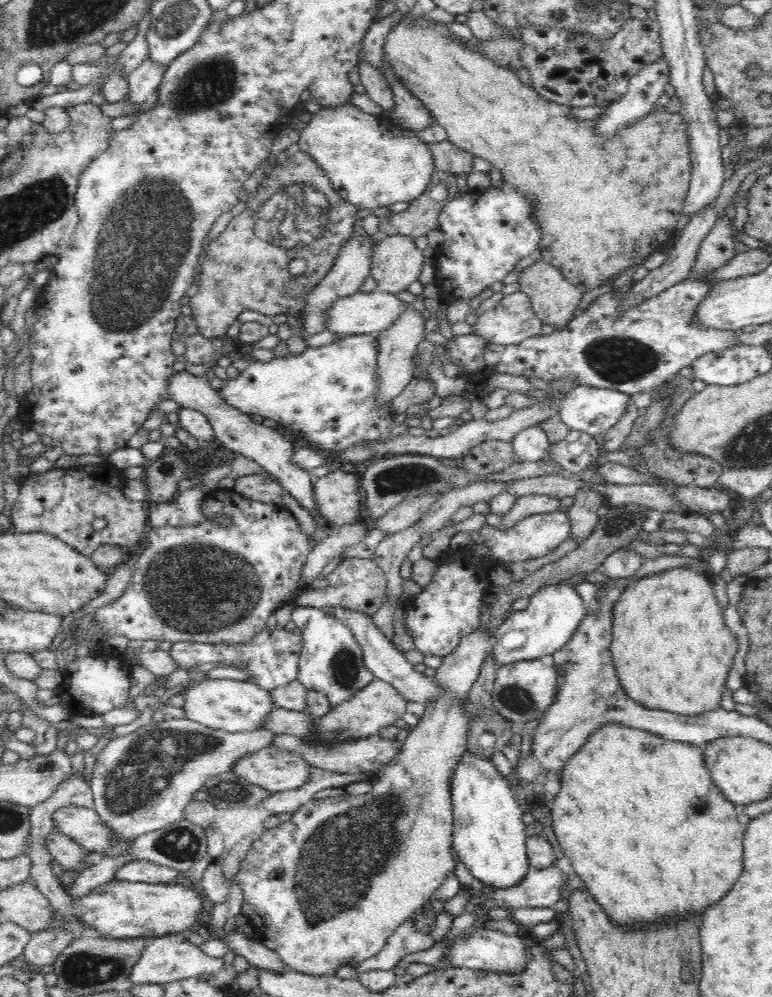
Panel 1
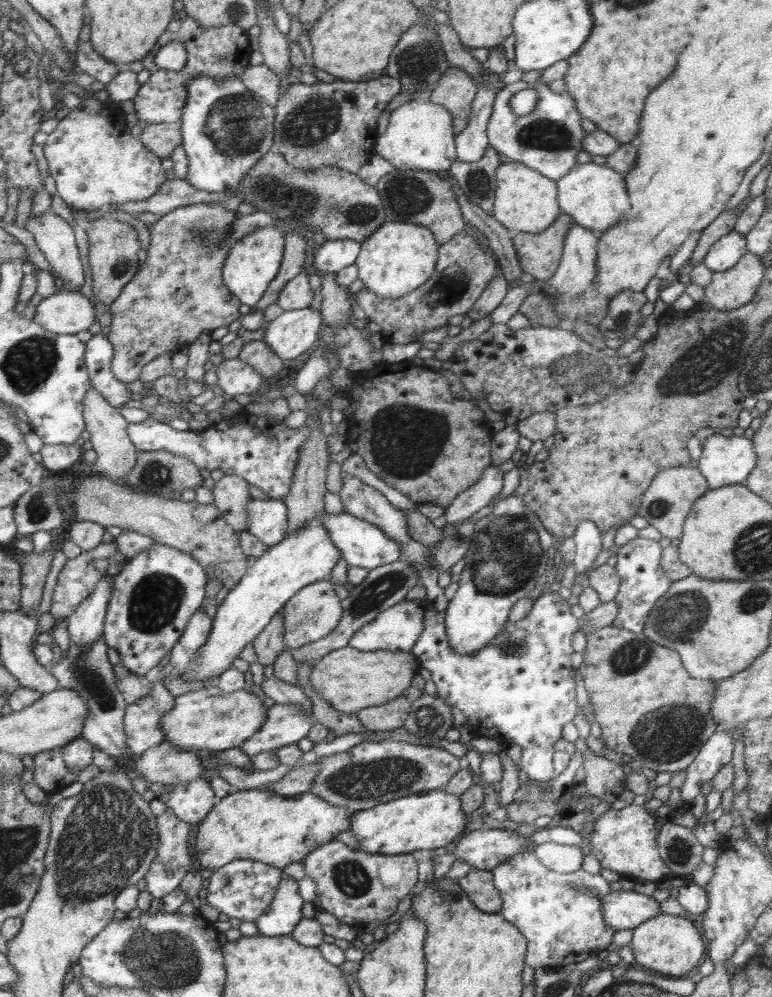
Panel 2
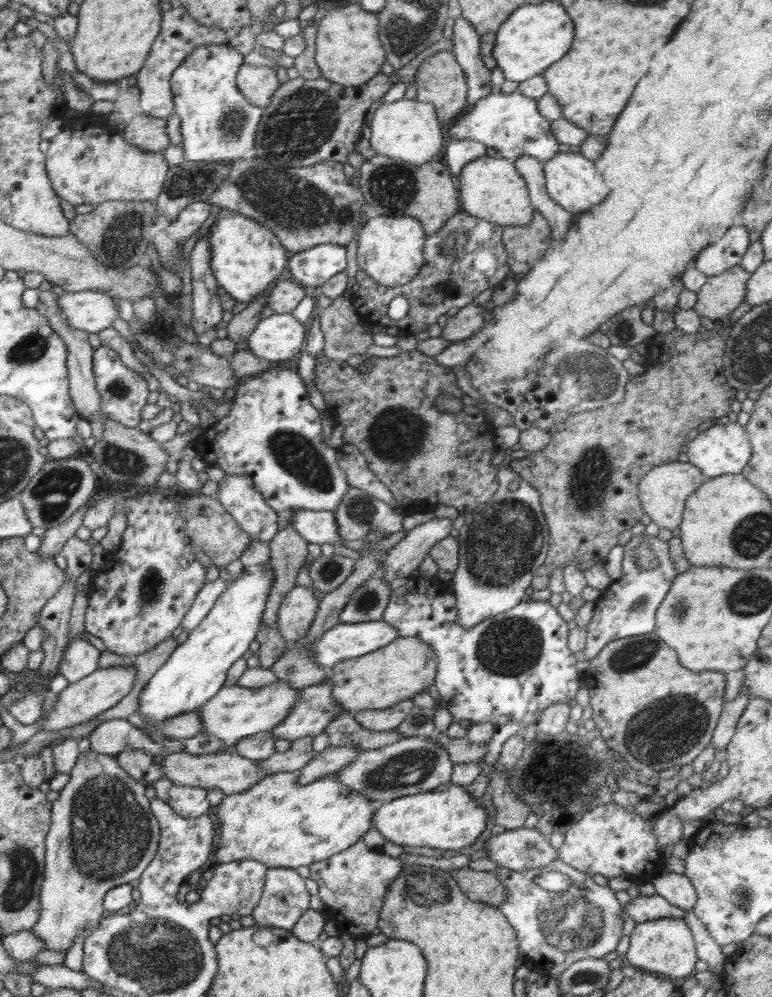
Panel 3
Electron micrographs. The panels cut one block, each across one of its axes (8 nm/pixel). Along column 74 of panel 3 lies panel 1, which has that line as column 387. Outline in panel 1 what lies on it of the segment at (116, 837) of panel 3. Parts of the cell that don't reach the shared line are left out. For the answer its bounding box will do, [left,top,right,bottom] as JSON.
[230,628,493,976]

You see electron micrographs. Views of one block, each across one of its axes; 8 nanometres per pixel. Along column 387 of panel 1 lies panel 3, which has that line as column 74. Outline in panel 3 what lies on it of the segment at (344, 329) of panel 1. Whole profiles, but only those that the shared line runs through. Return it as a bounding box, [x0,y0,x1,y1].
[58,291,120,334]

